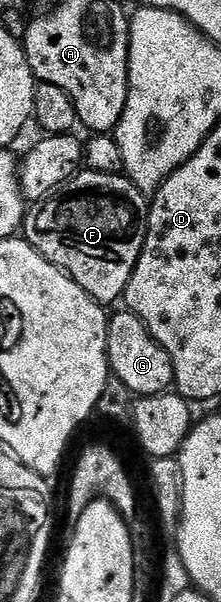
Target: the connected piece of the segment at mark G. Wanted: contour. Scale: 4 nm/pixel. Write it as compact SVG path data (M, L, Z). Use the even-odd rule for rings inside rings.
M121 308L117 315L109 318L107 352L112 377L117 378L137 398L163 394L174 389L173 361L169 353L157 343L149 330L128 308Z

